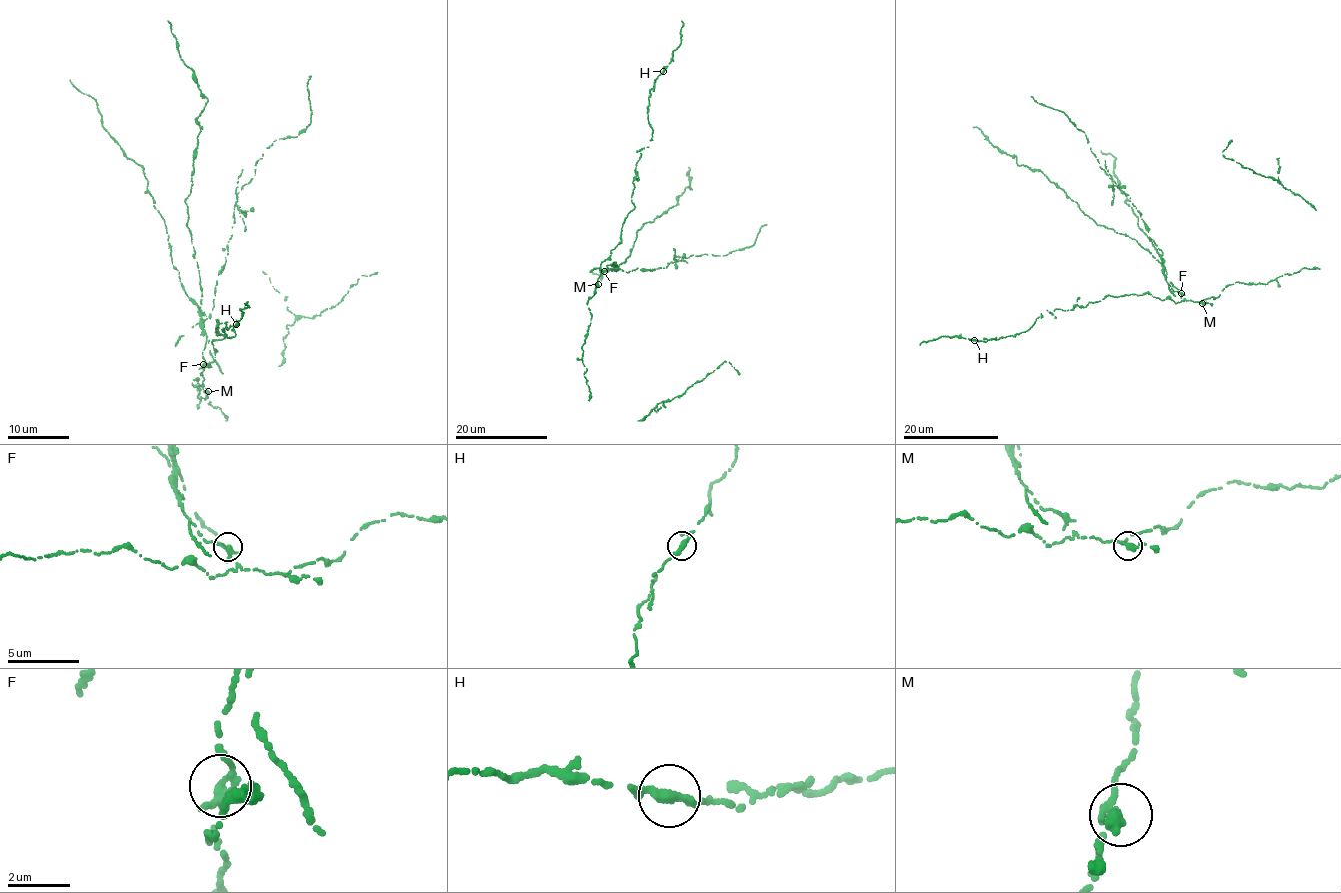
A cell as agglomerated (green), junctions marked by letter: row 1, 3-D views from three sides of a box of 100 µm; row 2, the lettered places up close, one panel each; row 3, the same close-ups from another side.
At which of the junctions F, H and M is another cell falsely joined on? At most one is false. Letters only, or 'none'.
F

